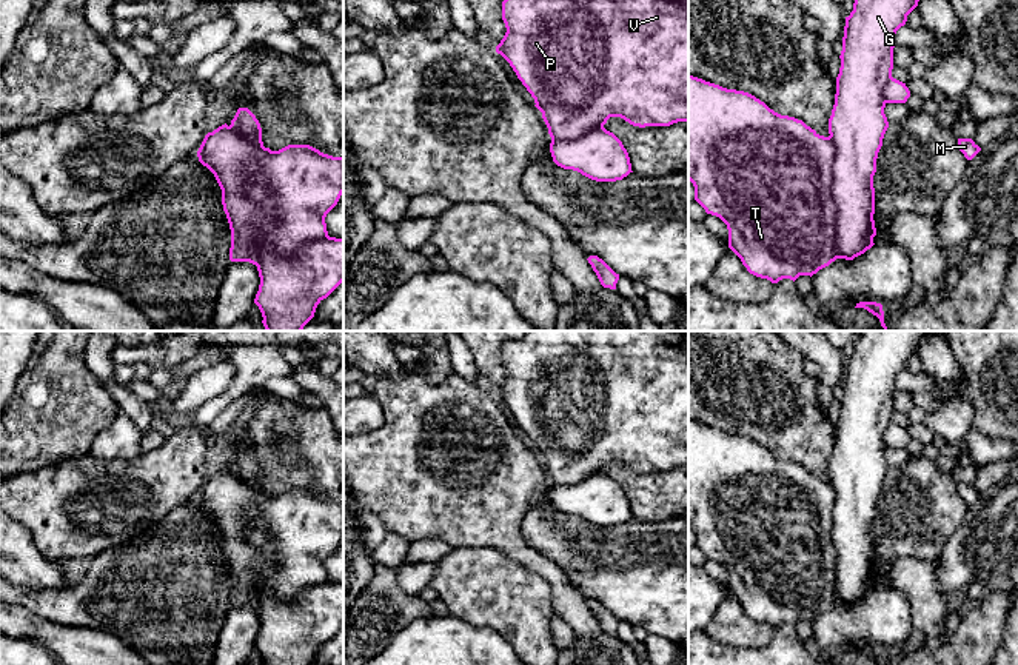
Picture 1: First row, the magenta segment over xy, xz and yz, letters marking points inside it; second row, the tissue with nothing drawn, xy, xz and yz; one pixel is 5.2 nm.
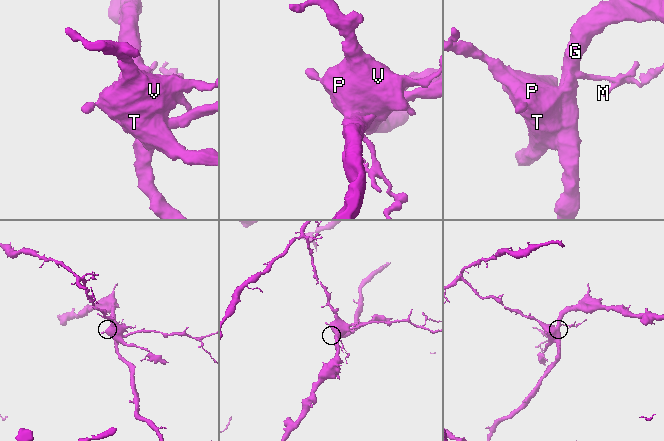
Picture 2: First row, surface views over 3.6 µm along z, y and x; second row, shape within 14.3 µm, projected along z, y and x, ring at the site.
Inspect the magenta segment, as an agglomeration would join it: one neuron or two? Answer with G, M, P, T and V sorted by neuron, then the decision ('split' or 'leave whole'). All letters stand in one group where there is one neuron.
G / M P T V; split

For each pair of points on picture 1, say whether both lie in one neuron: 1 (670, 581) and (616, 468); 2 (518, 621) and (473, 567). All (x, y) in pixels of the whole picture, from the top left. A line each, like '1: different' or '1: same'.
1: different
2: same

